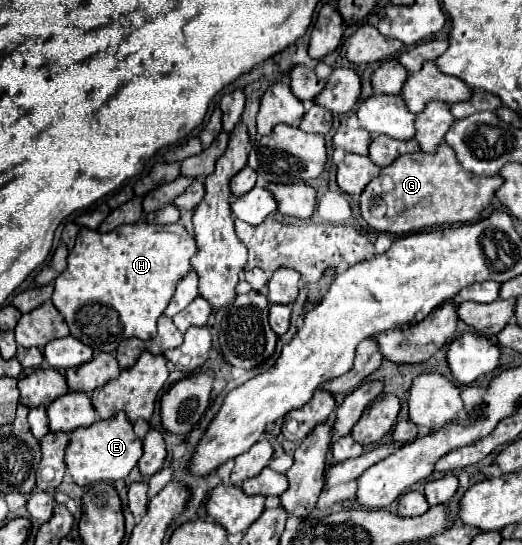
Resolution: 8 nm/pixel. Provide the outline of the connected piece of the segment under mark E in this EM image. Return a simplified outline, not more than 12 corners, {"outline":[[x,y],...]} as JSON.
{"outline":[[120,411],[70,433],[76,485],[126,479],[142,441]]}

